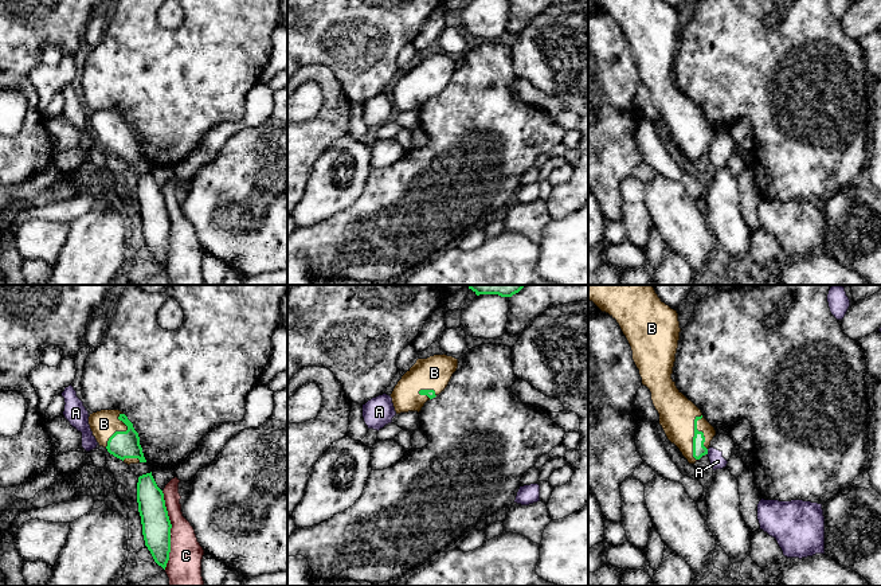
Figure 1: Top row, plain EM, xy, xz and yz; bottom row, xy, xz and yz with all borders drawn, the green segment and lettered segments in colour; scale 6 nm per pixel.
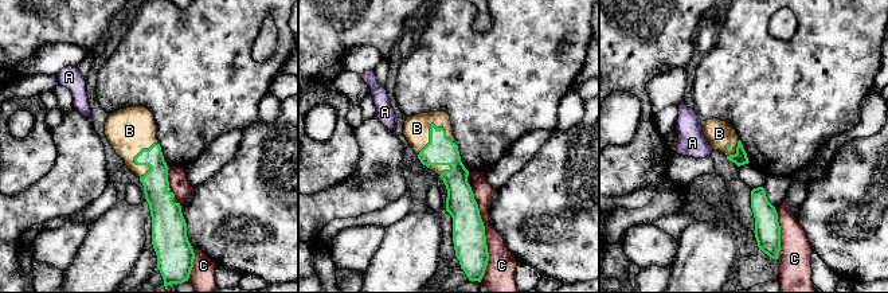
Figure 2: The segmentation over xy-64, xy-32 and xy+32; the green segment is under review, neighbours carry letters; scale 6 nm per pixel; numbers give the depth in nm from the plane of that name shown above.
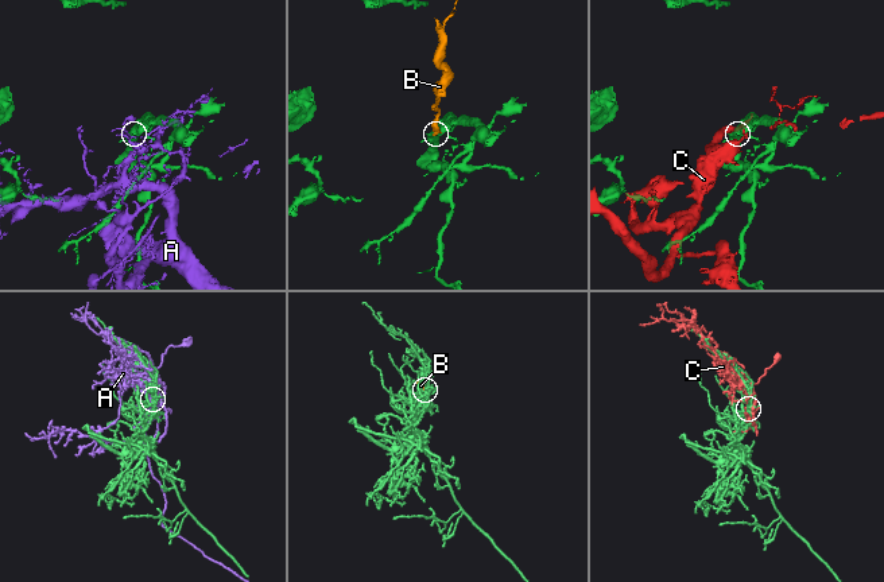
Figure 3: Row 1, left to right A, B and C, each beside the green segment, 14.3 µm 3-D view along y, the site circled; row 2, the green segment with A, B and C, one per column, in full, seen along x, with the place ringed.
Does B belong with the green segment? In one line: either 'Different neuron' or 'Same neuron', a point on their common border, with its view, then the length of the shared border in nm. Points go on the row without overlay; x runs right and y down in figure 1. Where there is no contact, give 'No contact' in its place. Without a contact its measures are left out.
Same neuron. Touches green at yz (693, 136). Shared border 280 nm

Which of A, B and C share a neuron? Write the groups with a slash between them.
A / B / C

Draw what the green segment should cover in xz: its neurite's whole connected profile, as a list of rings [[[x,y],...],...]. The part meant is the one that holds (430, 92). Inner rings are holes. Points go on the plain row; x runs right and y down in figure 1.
[[[445,52],[418,58],[391,93],[396,113],[419,112],[427,99],[445,90],[457,67],[458,58]]]

